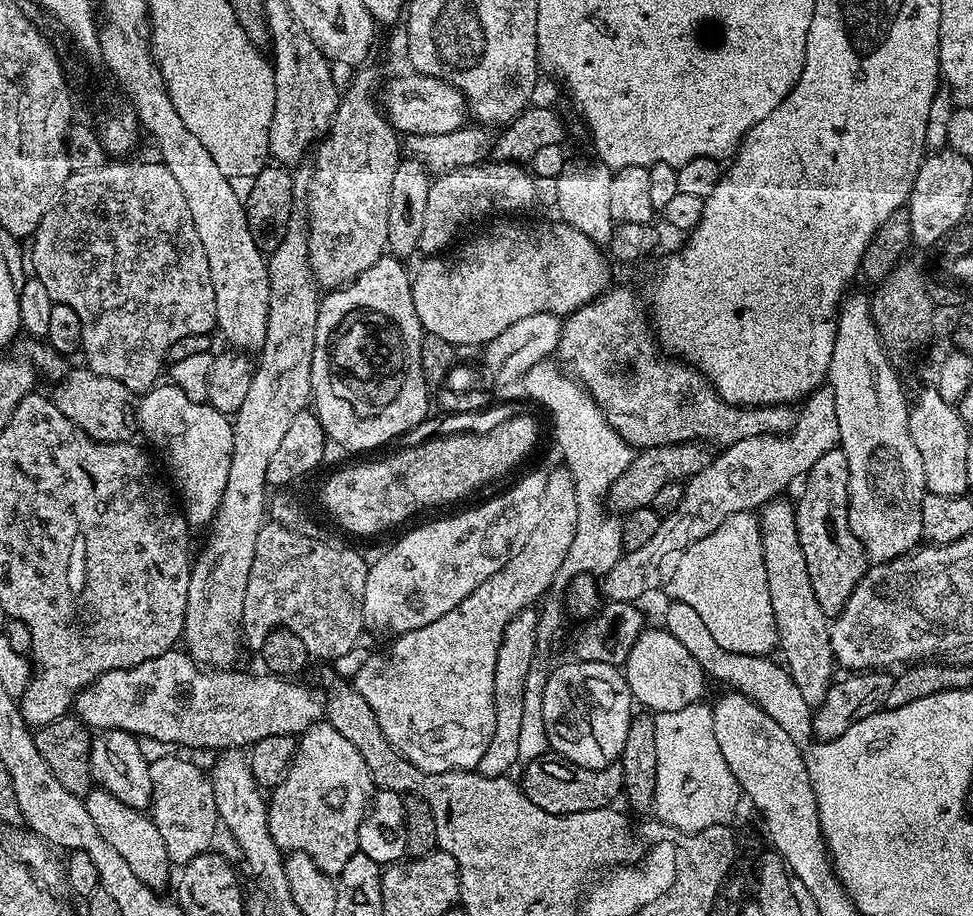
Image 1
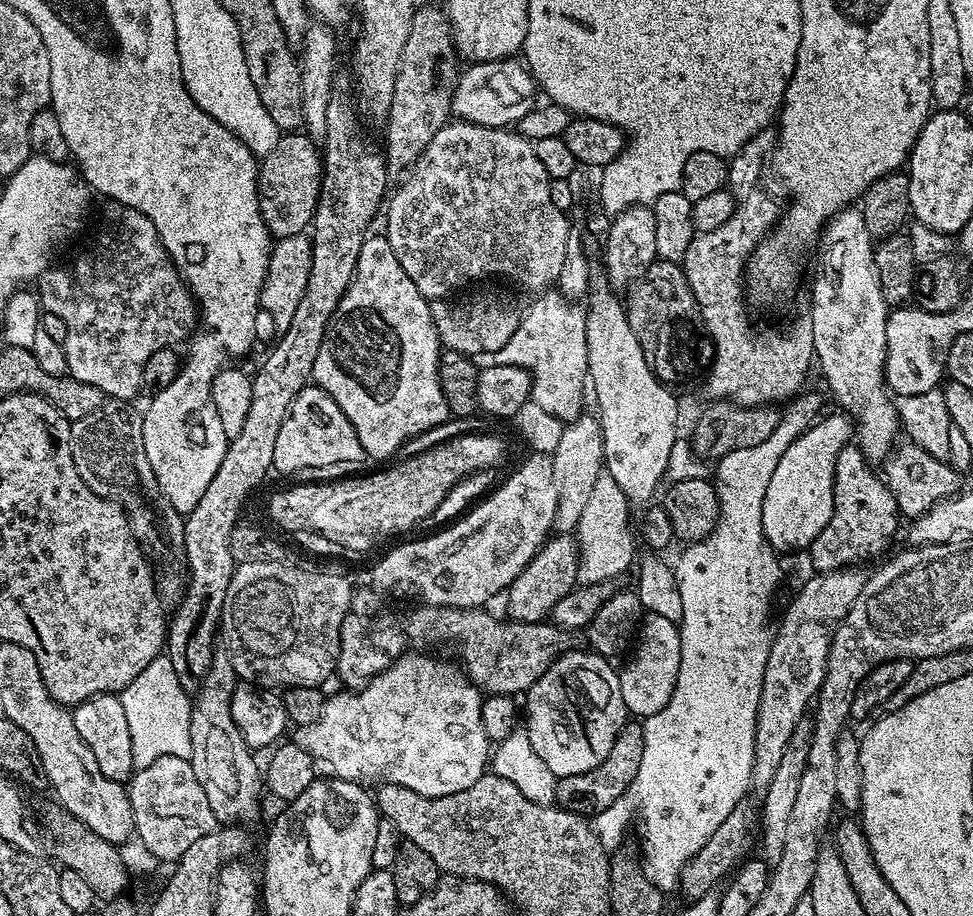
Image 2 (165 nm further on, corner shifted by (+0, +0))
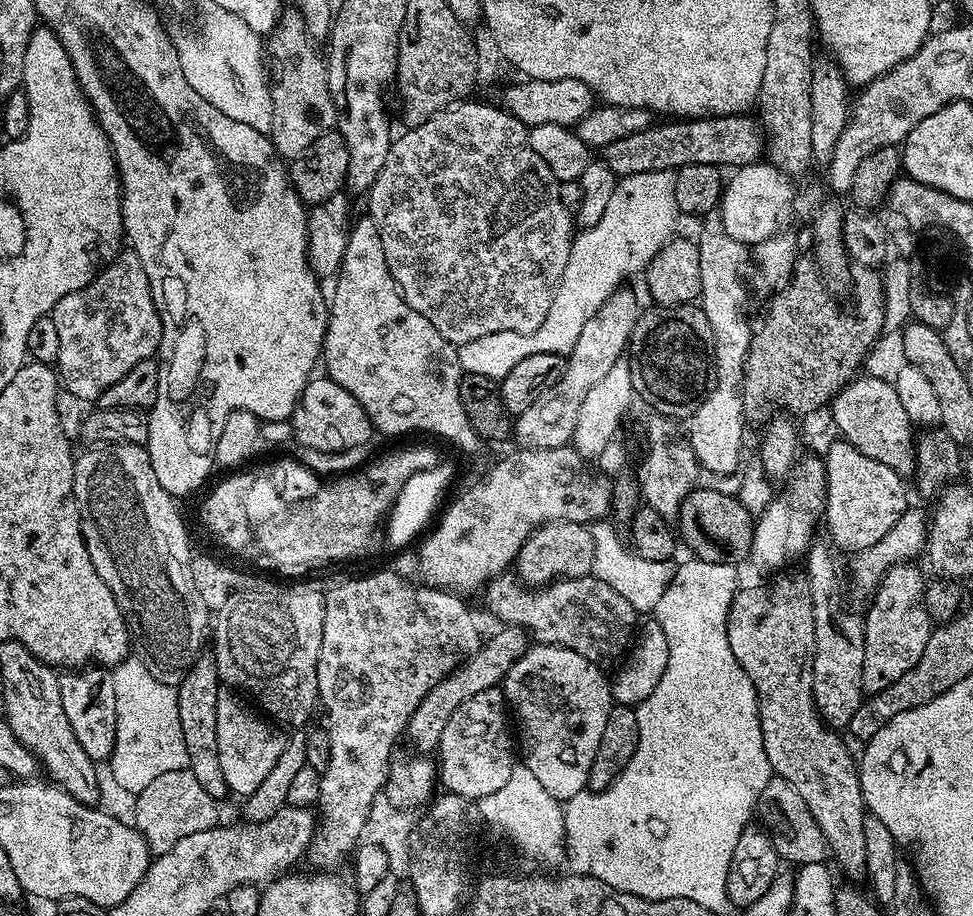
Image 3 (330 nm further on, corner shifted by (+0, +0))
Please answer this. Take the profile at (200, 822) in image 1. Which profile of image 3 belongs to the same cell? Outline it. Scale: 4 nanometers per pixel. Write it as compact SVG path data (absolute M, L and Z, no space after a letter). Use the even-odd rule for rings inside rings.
M187 768L170 770L170 774L162 774L154 778L146 790L137 795L137 820L135 827L144 836L149 853L159 854L170 850L174 842L186 838L190 834L198 834L207 828L217 827L217 801L212 799L206 790L202 790L198 778Z

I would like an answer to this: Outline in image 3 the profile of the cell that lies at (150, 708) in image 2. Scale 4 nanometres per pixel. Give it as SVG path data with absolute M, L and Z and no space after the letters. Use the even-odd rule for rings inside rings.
M129 654L124 661L115 665L114 698L116 699L116 741L110 757L114 770L115 781L123 789L139 793L159 778L162 774L170 774L170 770L182 770L188 767L186 754L186 738L182 738L182 722L178 719L178 698L173 685L163 684L156 676L147 660L136 654Z

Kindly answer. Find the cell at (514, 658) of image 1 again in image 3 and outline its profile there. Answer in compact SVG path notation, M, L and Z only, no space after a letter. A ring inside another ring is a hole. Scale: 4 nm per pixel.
M569 520L548 521L528 535L527 542L520 547L514 566L520 579L529 586L551 584L553 580L589 575L594 566L594 538L591 527Z

